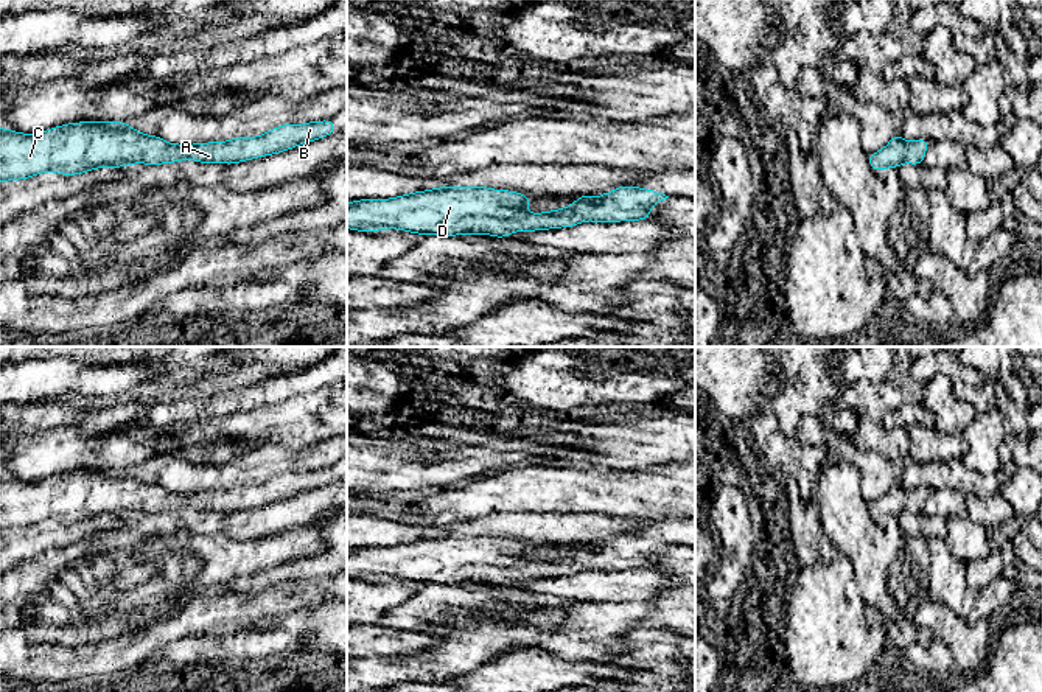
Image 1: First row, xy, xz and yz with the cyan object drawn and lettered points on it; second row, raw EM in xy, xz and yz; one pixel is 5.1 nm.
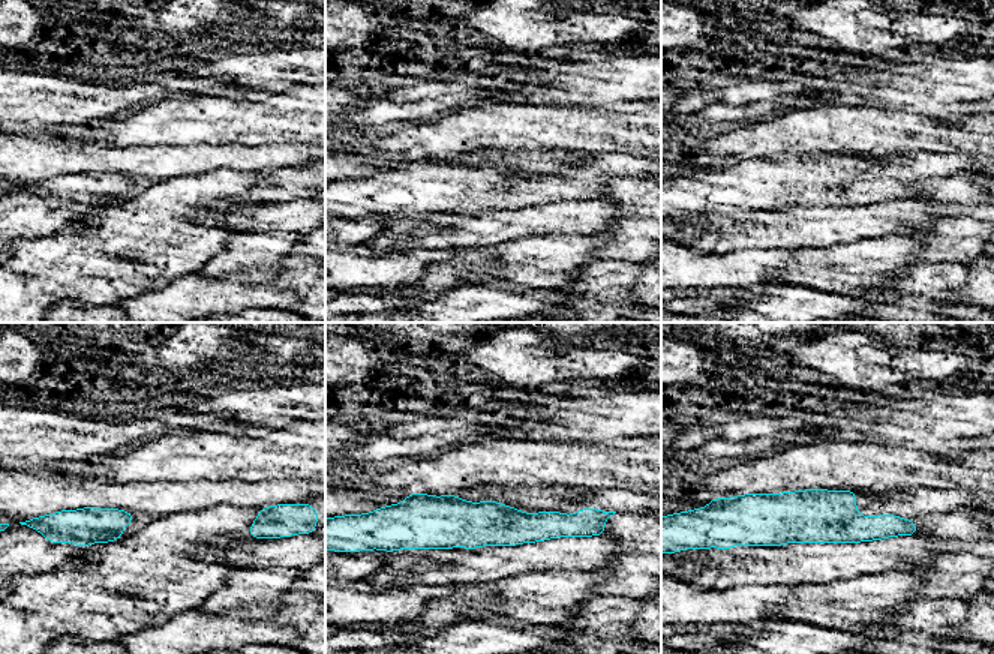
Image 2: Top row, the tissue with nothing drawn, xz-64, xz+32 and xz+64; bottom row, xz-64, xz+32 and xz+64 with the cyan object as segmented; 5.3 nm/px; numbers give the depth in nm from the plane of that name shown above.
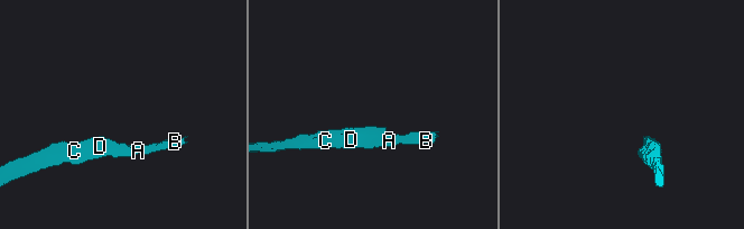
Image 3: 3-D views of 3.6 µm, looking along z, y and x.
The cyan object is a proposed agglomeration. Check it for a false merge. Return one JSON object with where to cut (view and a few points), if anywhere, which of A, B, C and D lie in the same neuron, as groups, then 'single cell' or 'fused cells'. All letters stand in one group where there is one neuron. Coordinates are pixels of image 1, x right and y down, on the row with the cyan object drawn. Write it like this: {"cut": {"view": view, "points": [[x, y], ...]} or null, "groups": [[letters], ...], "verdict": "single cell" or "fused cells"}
{"cut": null, "groups": [["A", "B", "C", "D"]], "verdict": "single cell"}

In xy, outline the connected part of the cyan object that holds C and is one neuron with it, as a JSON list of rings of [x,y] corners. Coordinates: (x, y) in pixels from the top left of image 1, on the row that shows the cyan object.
[[[333,120],[309,121],[303,124],[281,124],[258,137],[240,137],[229,142],[210,142],[194,145],[166,143],[157,135],[145,135],[124,121],[81,121],[56,126],[37,134],[22,134],[0,128],[0,183],[6,180],[28,179],[47,171],[62,176],[76,176],[96,168],[120,168],[132,163],[176,163],[196,160],[199,163],[241,163],[271,154],[278,154],[302,143],[309,143],[334,134]]]

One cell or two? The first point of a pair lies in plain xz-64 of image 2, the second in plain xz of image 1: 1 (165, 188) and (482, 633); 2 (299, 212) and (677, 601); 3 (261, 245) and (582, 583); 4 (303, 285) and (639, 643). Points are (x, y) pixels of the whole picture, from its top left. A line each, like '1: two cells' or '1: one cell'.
1: one cell
2: two cells
3: two cells
4: one cell

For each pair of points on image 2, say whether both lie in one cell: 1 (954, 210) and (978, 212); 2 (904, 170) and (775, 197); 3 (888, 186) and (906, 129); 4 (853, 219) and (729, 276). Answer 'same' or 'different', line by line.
1: same
2: same
3: different
4: different

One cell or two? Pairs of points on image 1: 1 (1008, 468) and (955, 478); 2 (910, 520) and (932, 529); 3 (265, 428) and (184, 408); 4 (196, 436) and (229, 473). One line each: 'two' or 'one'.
1: one
2: one
3: two
4: two

